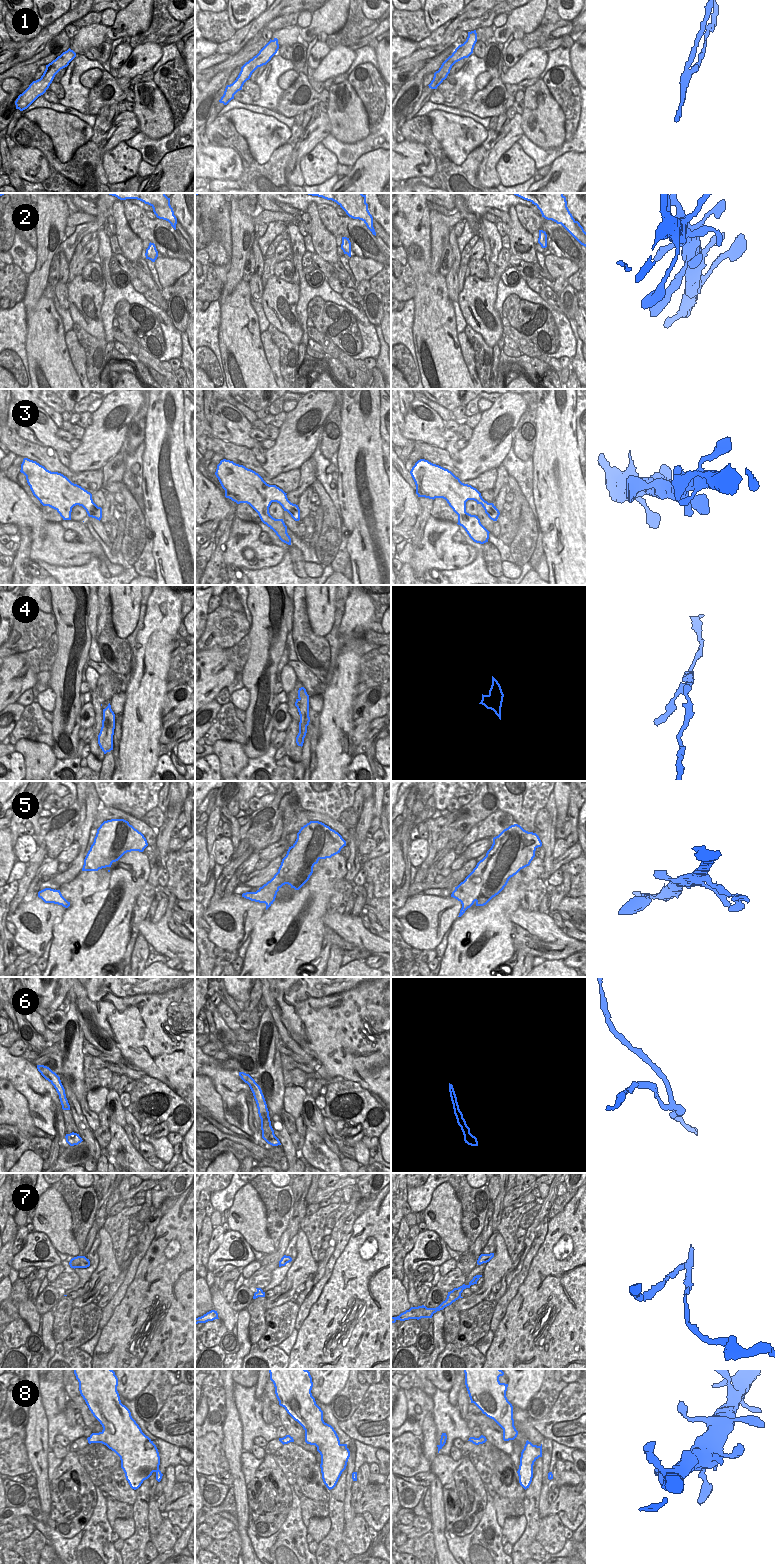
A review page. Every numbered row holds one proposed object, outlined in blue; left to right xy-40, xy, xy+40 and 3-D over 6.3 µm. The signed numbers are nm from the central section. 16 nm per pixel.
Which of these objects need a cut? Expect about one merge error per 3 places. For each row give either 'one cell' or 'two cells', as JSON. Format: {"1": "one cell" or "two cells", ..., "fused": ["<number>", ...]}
{"1": "two cells", "2": "one cell", "3": "one cell", "4": "two cells", "5": "one cell", "6": "two cells", "7": "two cells", "8": "one cell", "fused": ["1", "4", "6", "7"]}

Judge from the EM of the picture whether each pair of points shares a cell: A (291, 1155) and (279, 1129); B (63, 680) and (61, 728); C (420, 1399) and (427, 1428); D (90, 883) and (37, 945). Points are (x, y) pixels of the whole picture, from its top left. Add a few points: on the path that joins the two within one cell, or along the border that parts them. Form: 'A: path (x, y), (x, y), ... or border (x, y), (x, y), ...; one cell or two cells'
A: path (289, 1149), (283, 1135); one cell
B: path (63, 692), (61, 697), (61, 716); one cell
C: border (432, 1412), (429, 1412), (424, 1418), (420, 1437); two cells
D: border (66, 908), (62, 919), (52, 929), (52, 937); two cells

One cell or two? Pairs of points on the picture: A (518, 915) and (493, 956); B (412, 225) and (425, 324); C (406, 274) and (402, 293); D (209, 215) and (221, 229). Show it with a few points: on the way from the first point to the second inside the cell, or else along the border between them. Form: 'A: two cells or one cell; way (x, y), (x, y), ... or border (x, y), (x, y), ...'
A: two cells; border (519, 906), (510, 917), (512, 923)
B: one cell; way (424, 250), (424, 284), (427, 288), (427, 299)
C: one cell; way (406, 279), (402, 288)
D: one cell; way (212, 218), (218, 226)

